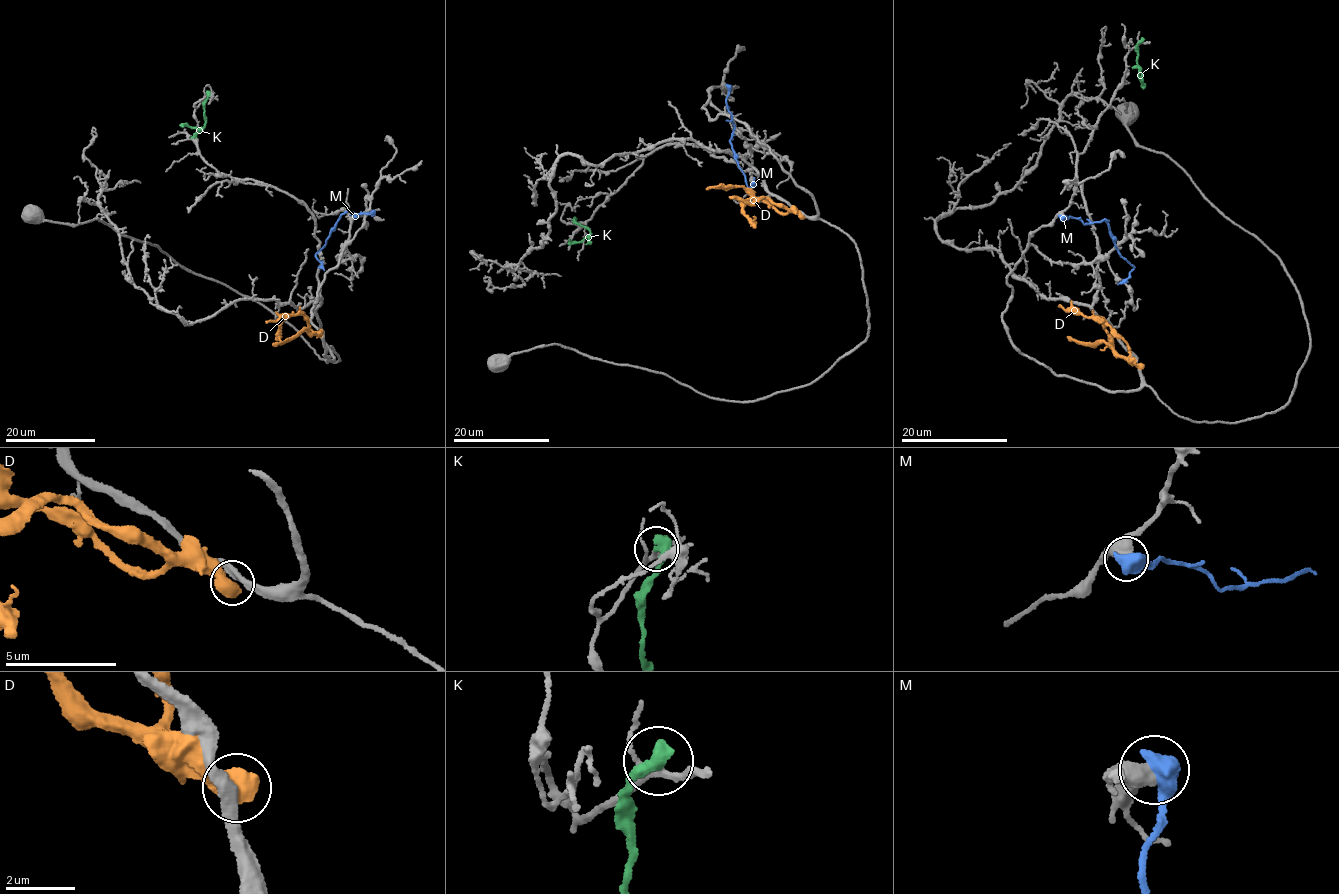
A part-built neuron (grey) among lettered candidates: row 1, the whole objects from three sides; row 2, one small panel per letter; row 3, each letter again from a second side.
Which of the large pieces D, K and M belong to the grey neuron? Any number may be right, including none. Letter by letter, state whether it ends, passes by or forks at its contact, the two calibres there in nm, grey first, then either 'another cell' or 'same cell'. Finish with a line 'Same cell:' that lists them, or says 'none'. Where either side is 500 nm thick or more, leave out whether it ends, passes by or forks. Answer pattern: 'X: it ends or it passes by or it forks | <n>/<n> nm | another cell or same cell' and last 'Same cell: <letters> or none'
D: 300/700 nm | another cell
K: it ends | 150/480 nm | another cell
M: 480/750 nm | another cell
Same cell: none

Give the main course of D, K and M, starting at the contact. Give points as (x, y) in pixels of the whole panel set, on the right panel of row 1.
D: (1141, 367), (1130, 359), (1127, 343), (1107, 326), (1059, 304)
K: (1142, 41), (1137, 47), (1139, 78), (1141, 71), (1132, 68)
M: (1061, 217), (1074, 217), (1088, 223), (1105, 219), (1117, 252), (1134, 267), (1129, 277), (1118, 284)

